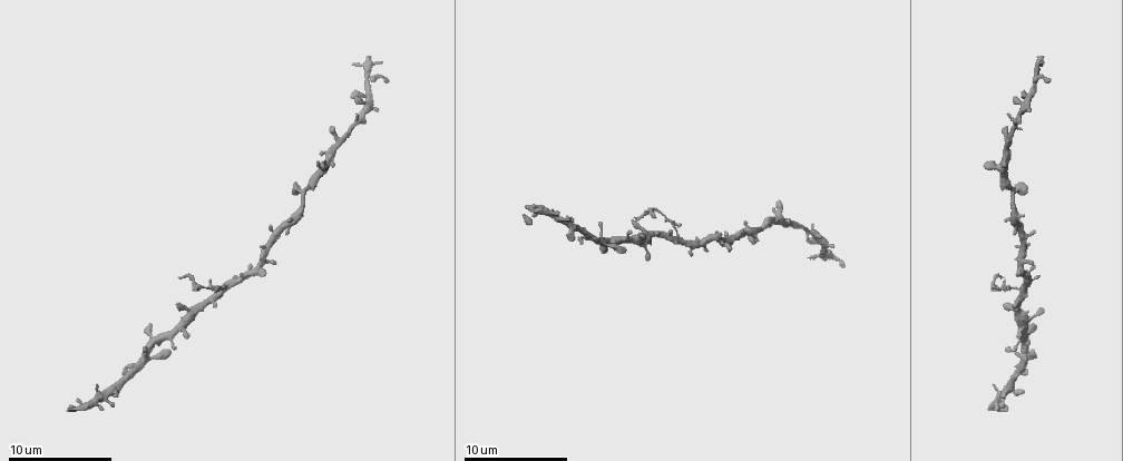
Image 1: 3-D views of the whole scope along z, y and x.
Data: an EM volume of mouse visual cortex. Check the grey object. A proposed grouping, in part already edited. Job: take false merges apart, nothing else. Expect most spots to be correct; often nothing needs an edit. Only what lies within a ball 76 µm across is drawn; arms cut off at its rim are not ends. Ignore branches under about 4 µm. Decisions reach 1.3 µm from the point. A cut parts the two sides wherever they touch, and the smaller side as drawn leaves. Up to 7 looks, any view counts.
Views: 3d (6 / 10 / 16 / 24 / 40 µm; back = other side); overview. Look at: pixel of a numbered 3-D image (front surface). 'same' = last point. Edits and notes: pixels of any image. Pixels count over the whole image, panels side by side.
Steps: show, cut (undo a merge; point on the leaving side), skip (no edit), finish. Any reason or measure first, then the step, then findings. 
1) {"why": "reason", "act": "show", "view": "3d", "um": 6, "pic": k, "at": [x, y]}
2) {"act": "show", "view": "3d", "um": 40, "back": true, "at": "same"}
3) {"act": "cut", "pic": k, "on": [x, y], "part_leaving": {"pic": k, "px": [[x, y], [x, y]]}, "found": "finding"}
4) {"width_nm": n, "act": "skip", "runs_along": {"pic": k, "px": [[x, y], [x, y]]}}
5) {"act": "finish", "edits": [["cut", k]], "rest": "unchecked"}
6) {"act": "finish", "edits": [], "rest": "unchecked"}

{"why": "three-way junction", "act": "show", "view": "3d", "um": 6, "pic": 1, "at": [1011, 192]}

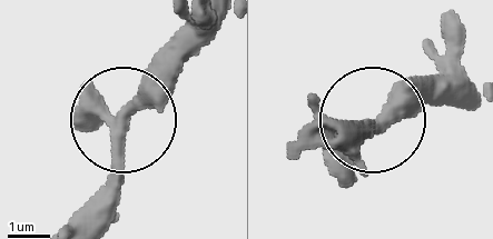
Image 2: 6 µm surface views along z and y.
{"width_nm": 340, "act": "skip", "found": "all the same neuron"}

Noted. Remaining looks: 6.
{"why": "thick turns thin", "act": "show", "view": "3d", "um": 6, "pic": 1, "at": [817, 239]}

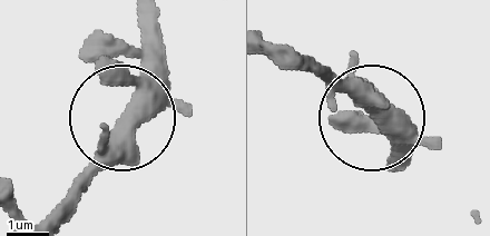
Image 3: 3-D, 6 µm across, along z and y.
{"act": "skip", "runs_along": {"pic": 3, "px": [[33, 224], [133, 96], [147, 36]]}, "found": "all the same neuron"}

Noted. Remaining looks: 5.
{"why": "four or more arms meet", "act": "show", "view": "3d", "um": 10, "pic": 1, "at": [677, 238]}

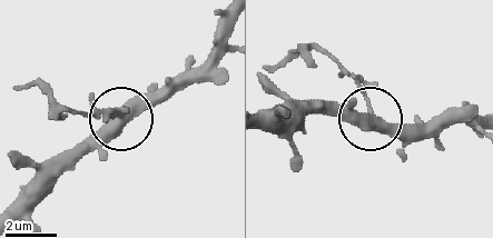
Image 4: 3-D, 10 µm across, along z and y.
{"arms": 4, "act": "cut", "pic": 4, "on": [99, 119], "found": "a second neuron is stuck on"}

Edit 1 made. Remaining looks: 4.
{"why": "a fork", "act": "show", "view": "3d", "um": 10, "pic": 1, "at": [262, 266]}

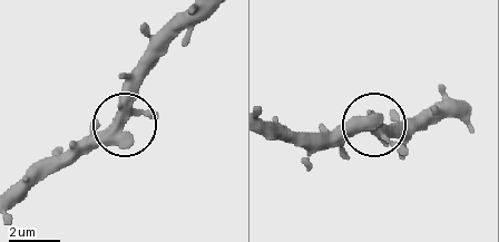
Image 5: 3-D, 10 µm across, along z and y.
{"act": "skip", "found": "one neuron here"}

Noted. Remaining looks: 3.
{"act": "finish", "edits": [["cut", 4]], "rest": "unchecked"}

